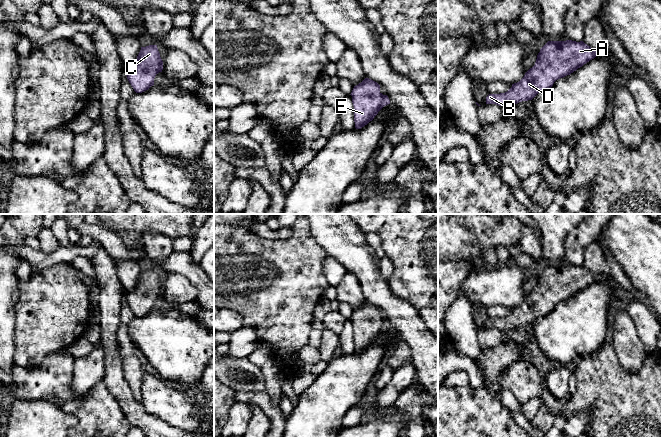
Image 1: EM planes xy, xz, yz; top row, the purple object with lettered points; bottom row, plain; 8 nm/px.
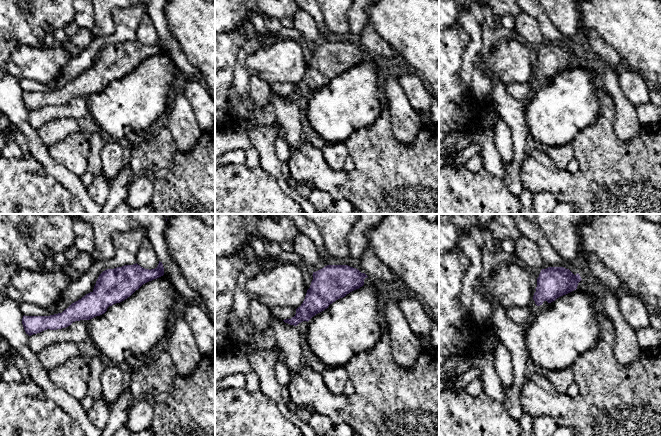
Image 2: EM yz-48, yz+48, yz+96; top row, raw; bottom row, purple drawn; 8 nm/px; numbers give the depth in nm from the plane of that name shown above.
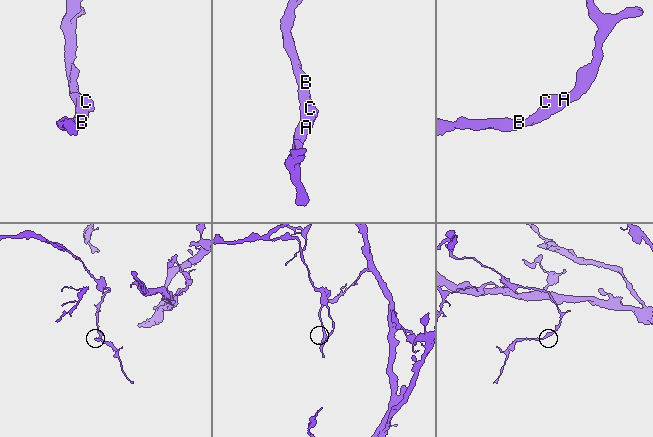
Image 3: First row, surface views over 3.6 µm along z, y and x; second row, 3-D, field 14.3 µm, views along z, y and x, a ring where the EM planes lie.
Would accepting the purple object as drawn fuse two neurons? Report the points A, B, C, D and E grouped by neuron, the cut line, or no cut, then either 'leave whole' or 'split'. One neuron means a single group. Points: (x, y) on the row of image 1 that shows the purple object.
A B C D E; no cut; leave whole

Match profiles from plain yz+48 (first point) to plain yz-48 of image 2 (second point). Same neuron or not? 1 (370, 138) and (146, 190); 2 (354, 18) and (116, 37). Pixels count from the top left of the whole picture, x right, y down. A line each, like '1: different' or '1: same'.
1: different
2: same

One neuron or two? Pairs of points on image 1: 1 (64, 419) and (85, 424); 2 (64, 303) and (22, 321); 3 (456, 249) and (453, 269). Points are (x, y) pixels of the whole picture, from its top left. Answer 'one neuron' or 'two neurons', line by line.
1: two neurons
2: one neuron
3: two neurons

